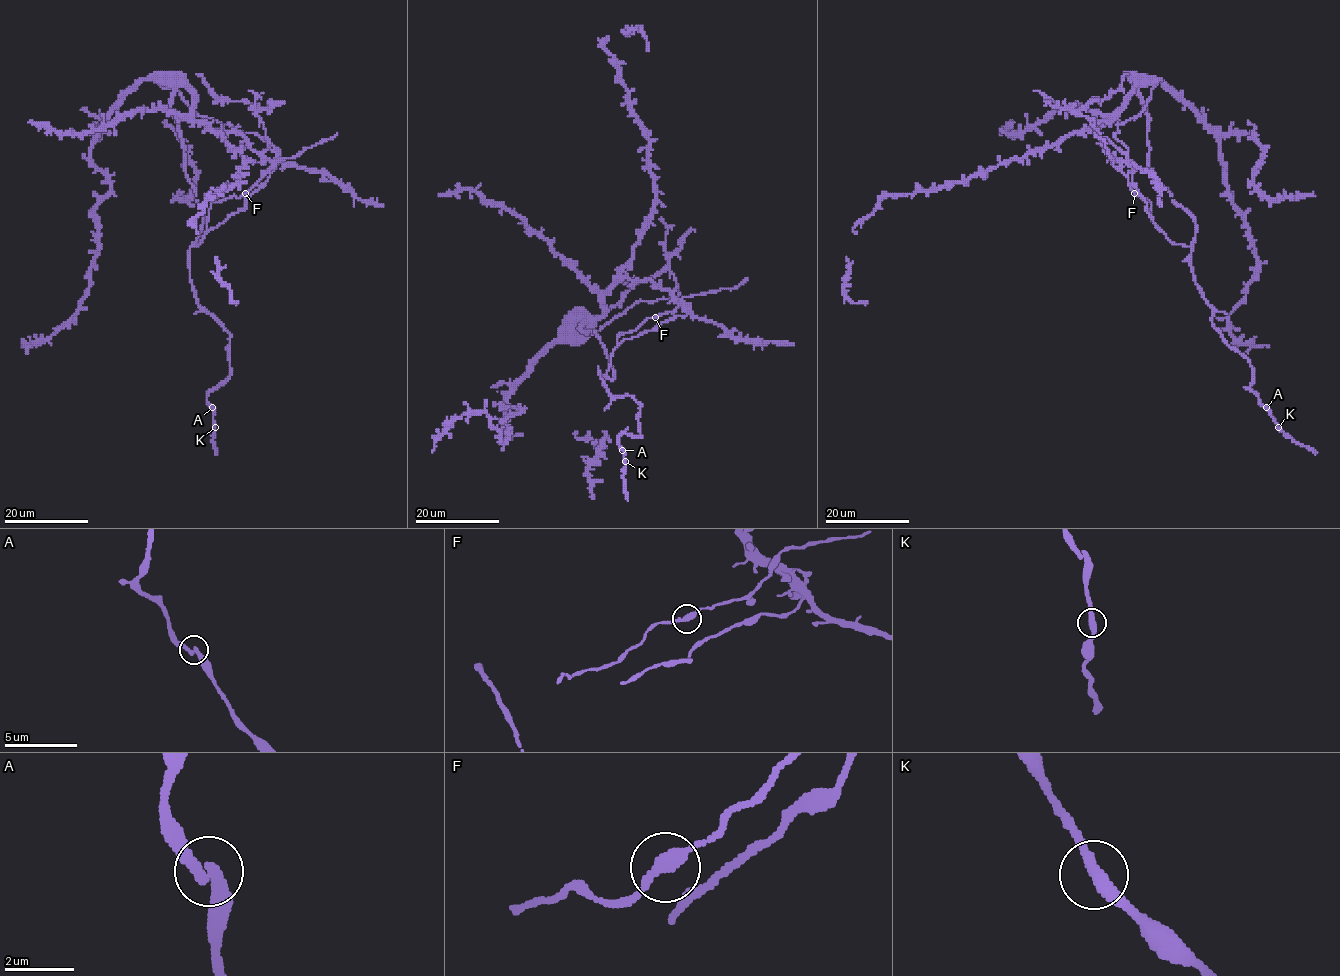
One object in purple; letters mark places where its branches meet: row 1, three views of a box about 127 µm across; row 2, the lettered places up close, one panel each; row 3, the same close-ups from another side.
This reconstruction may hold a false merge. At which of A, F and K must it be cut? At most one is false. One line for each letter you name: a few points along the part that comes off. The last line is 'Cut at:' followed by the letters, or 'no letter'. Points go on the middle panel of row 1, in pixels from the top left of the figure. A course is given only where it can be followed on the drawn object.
Cut at: no letter

